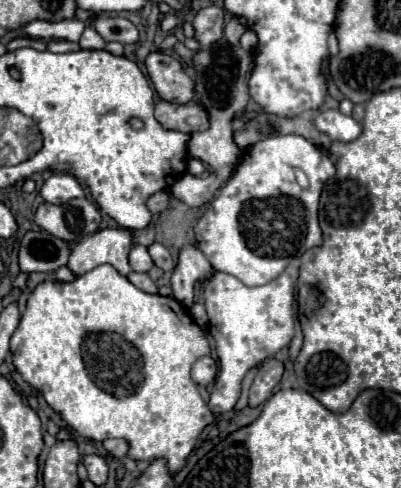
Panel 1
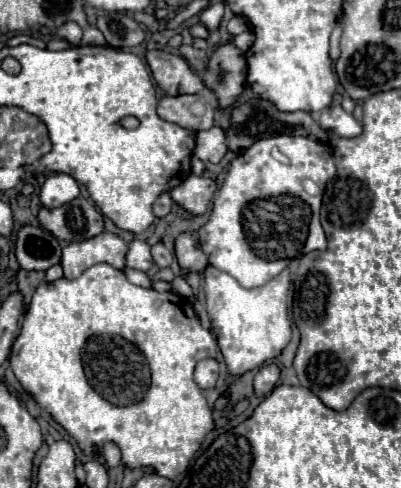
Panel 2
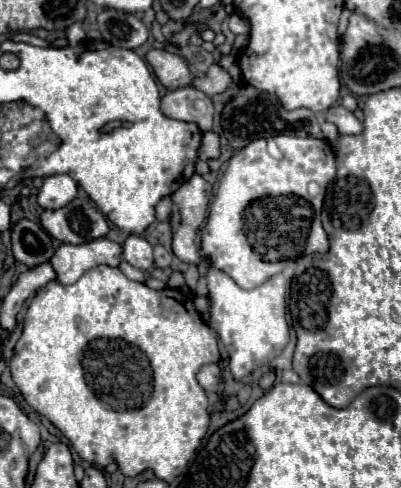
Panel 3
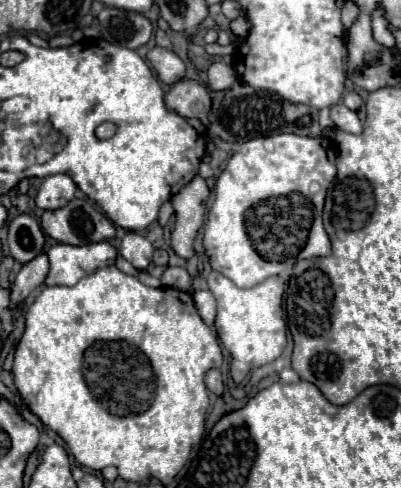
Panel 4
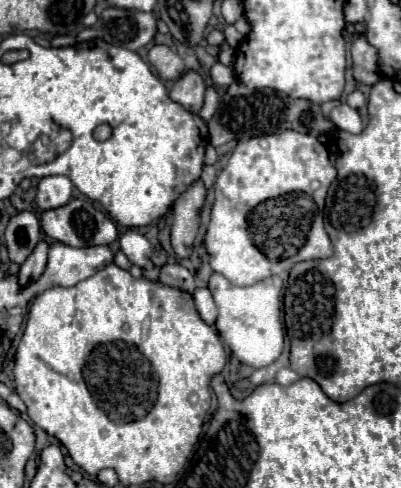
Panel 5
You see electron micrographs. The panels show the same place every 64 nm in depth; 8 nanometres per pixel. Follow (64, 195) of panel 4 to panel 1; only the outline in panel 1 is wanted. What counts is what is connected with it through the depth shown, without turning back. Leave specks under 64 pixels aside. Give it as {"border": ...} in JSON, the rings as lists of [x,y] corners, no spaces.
{"border":[[[52,174],[42,190],[40,190],[44,202],[50,202],[50,204],[64,204],[72,198],[78,198],[78,196],[84,196],[84,190],[82,186],[78,184],[78,180],[72,176],[72,174]]]}

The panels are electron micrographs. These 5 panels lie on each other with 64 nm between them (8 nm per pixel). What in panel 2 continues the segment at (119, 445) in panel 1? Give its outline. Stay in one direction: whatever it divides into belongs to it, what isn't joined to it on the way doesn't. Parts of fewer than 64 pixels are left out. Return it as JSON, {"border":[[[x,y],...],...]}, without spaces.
{"border":[[[106,443],[103,450],[103,456],[108,468],[120,465],[120,450],[114,443]]]}

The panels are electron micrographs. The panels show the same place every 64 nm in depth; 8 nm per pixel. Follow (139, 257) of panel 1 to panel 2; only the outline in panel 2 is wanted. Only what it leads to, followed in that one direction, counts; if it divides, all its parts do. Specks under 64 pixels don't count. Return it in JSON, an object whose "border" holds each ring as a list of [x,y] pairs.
{"border":[[[132,240],[128,244],[128,252],[126,252],[126,266],[136,268],[136,270],[150,270],[154,264],[152,254],[150,254],[150,244],[142,242],[142,240]]]}

